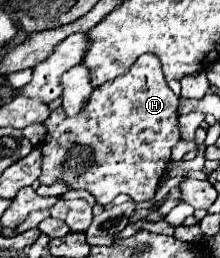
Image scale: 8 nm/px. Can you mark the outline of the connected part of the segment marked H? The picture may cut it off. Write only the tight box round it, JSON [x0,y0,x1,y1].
[39,54,181,206]

